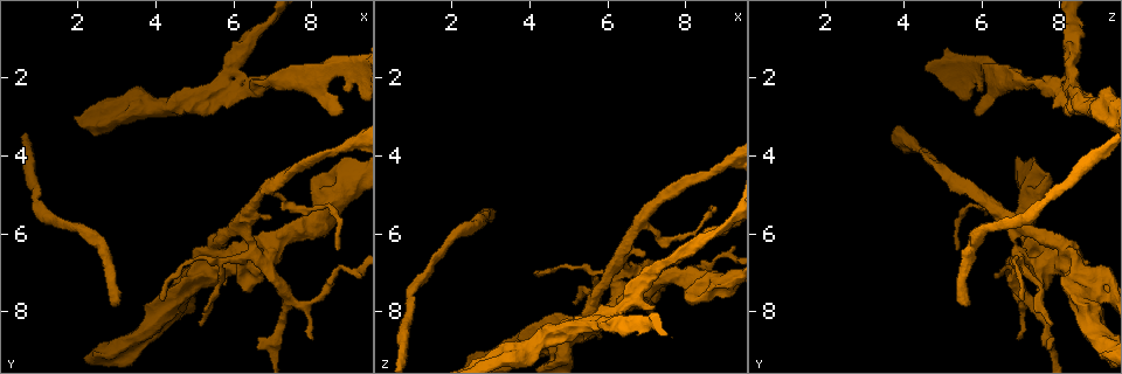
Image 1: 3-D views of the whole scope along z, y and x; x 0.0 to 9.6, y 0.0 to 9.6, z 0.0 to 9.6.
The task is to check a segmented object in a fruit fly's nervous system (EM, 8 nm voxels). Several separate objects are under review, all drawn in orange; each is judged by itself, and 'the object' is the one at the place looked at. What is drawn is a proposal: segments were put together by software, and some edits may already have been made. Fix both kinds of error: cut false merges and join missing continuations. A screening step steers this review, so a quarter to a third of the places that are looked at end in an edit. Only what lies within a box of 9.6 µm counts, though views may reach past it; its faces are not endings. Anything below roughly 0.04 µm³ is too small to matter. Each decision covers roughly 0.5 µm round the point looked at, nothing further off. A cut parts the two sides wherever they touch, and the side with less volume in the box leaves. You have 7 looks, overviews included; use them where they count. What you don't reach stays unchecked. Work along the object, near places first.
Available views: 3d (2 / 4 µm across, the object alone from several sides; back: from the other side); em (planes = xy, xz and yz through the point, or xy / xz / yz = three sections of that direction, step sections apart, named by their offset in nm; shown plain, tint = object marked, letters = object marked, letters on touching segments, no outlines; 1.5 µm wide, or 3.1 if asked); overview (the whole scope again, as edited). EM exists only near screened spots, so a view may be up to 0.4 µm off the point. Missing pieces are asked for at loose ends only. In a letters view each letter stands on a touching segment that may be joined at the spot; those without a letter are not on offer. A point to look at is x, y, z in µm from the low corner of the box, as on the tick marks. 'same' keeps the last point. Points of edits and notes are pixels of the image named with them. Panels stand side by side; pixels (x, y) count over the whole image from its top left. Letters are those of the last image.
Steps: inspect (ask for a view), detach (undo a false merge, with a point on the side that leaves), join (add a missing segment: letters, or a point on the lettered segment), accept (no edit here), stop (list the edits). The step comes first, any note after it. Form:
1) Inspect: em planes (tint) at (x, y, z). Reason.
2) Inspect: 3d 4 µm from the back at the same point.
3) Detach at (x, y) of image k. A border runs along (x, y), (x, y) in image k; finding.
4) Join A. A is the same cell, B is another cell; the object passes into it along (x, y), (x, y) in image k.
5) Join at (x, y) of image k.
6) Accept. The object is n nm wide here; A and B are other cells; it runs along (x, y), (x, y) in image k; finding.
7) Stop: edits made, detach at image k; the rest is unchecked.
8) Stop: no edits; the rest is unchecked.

Inspect: em planes (tint) at (8.80, 6.85, 6.65). Sharp bend.

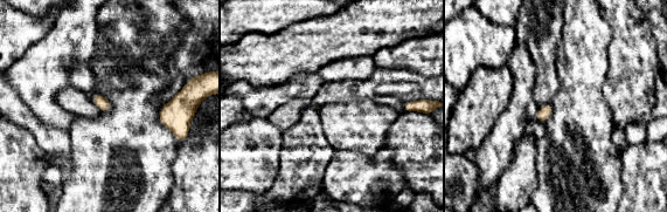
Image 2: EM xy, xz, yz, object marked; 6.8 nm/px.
Inspect: em planes (letters) at the same point. What lies round it.

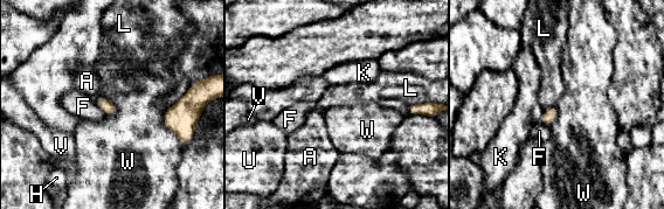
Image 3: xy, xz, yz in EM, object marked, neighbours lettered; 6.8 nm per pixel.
Accept. The object is 20 nm wide here; A, F, H, K, L, U, V and W are other cells; a border runs along (167, 108), (164, 125), (184, 145) in image 3; one cell here.

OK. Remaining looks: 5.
Inspect: em xz step 4 (letters) at (8.00, 8.75, 6.95). Free end.

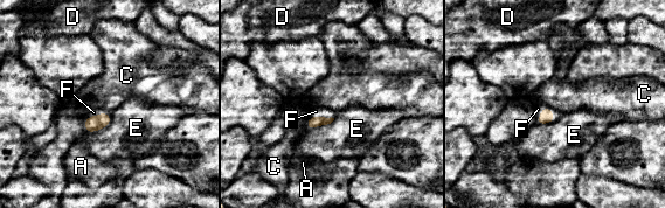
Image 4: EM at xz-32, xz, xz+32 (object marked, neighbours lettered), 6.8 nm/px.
Inspect: em planes (letters) at the same point.

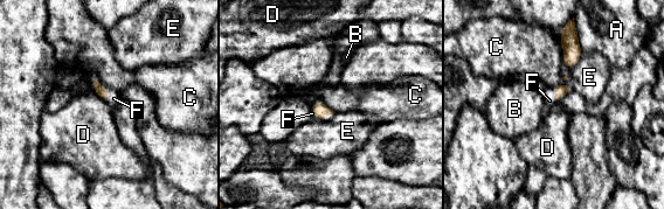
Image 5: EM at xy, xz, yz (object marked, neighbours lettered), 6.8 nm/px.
Join F. The longest contact is with A, 200 nm; F is the same cell, A, B, C, D and E are other cells; the cell continues.

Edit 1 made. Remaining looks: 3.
Inspect: overview. See it whole again.

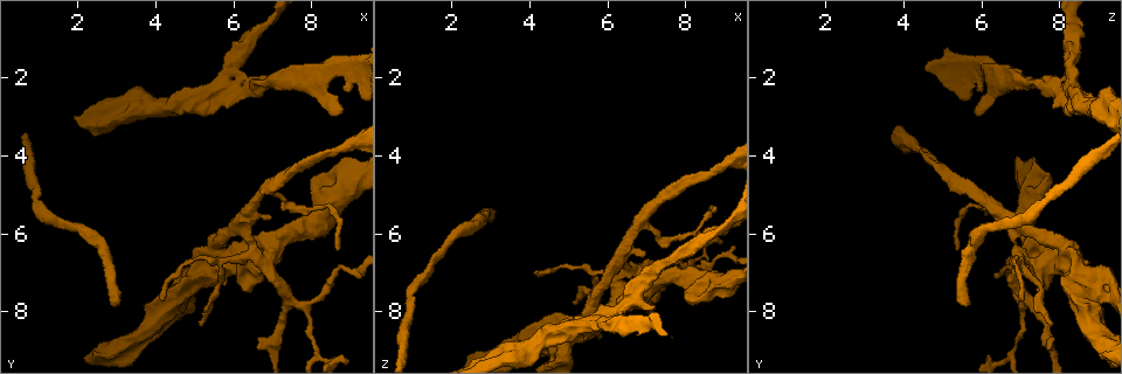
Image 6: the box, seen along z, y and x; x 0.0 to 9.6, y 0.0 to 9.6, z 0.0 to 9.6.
Inspect: em yz step 4 (tint) at (7.20, 2.00, 7.85). Free end.

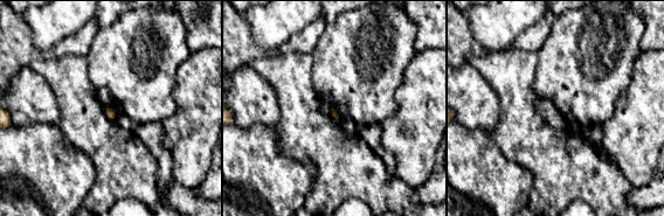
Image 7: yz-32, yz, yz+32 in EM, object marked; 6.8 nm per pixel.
Inspect: em planes (letters) at the same point.

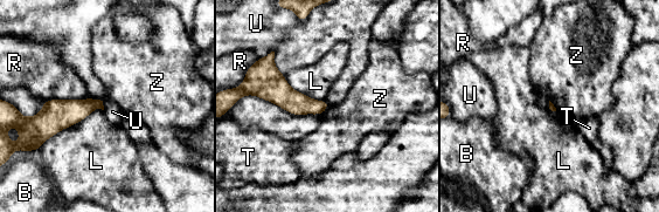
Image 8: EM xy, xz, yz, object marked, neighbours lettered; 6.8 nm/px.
Accept. B, L, R, T, U and Z are other cells; a border runs along (258, 56), (272, 52), (284, 75) in image 8; no lettered segment goes on from it.

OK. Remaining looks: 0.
Stop: edits made, join at image 5; the rest is unchecked.

